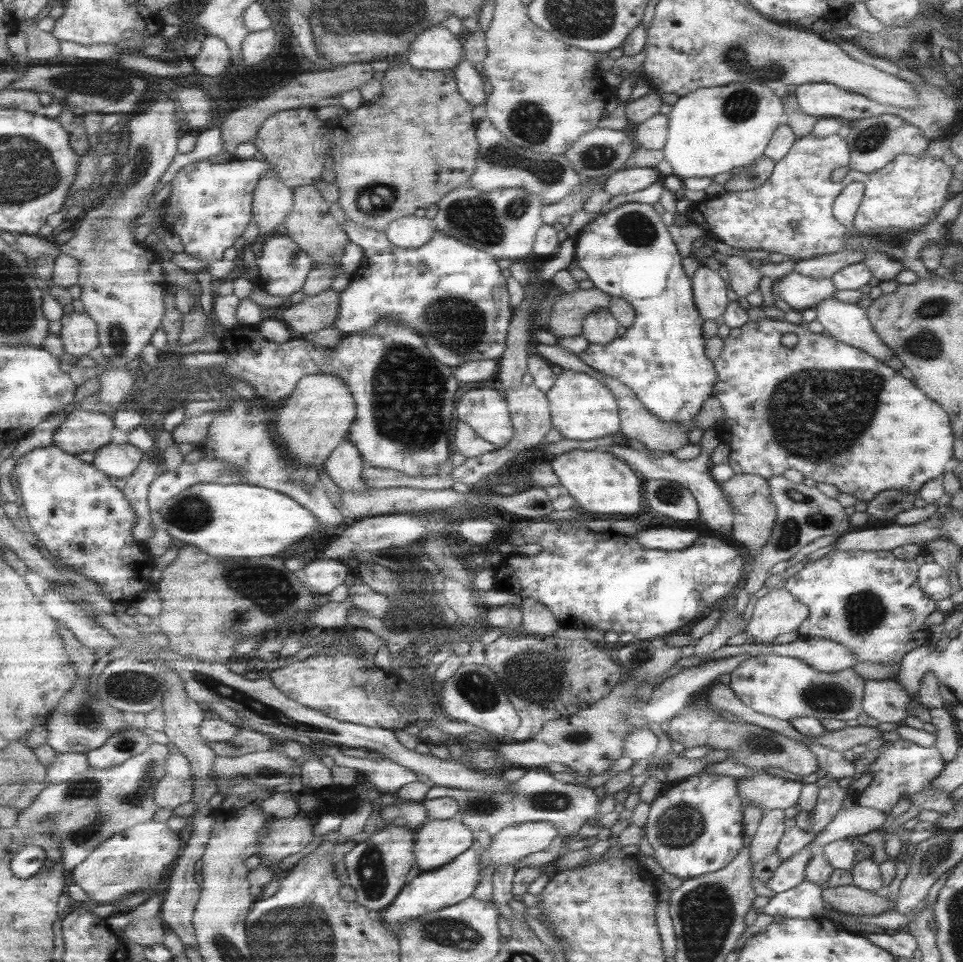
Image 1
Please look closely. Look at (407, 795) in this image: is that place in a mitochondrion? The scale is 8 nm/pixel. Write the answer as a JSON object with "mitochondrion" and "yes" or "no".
{"mitochondrion":"no"}

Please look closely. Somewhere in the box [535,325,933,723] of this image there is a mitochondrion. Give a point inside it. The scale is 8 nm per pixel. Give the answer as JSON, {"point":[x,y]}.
{"point":[817,416]}

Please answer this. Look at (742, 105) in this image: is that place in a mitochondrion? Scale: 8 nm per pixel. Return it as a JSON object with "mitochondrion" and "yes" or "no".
{"mitochondrion":"yes"}

